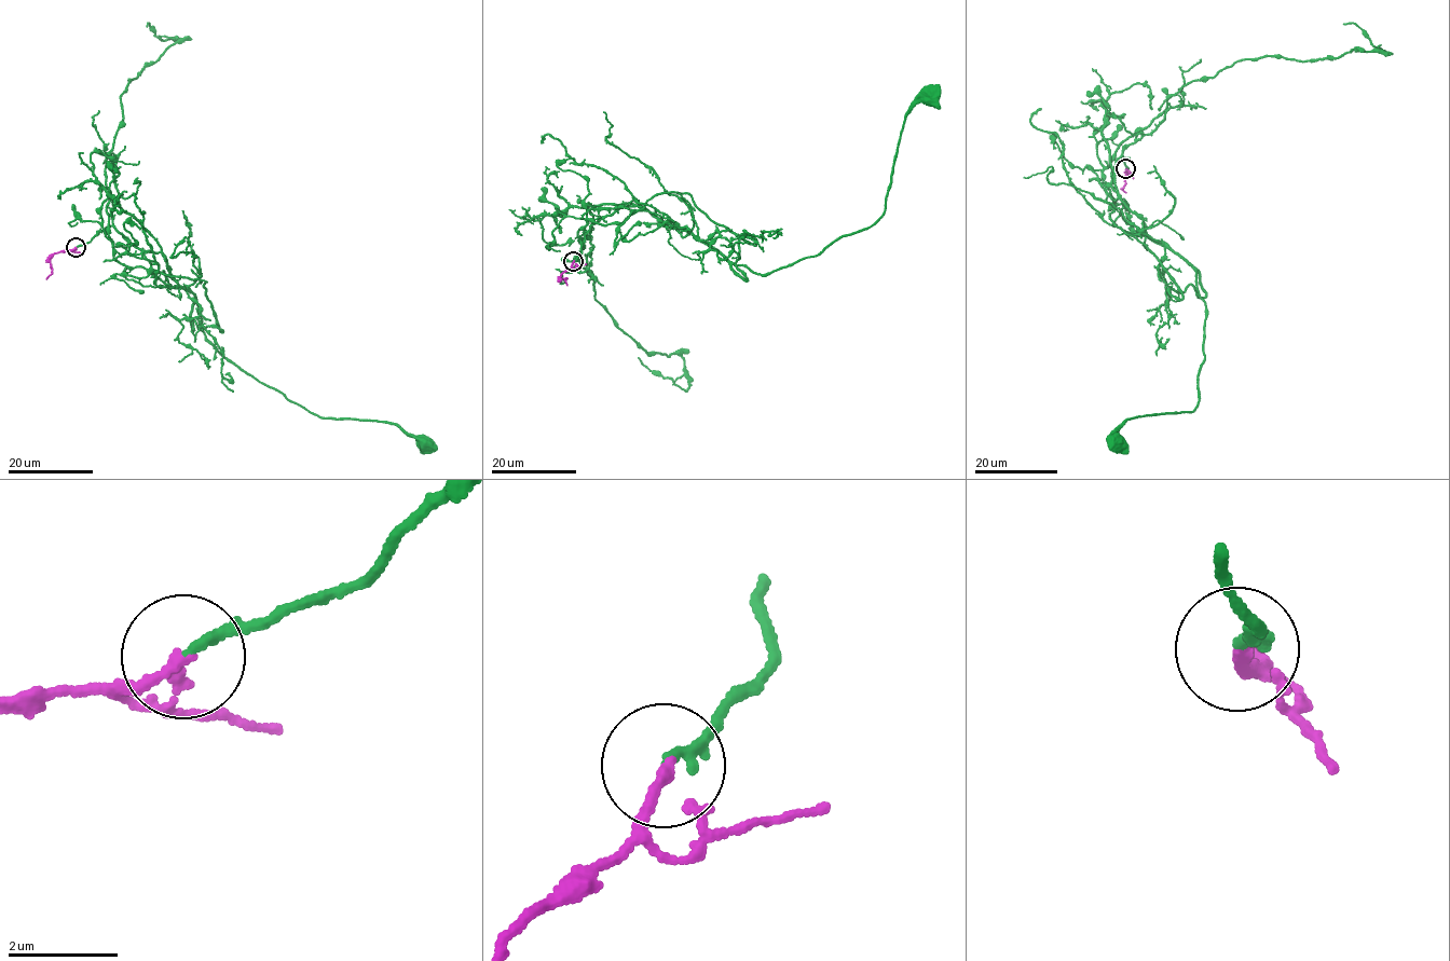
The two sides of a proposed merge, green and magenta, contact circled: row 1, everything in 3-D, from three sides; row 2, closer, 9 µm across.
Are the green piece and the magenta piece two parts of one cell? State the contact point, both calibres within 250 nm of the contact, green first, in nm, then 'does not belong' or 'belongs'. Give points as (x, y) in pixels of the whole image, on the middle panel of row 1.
(573, 261) | 160/220 nm | belongs

